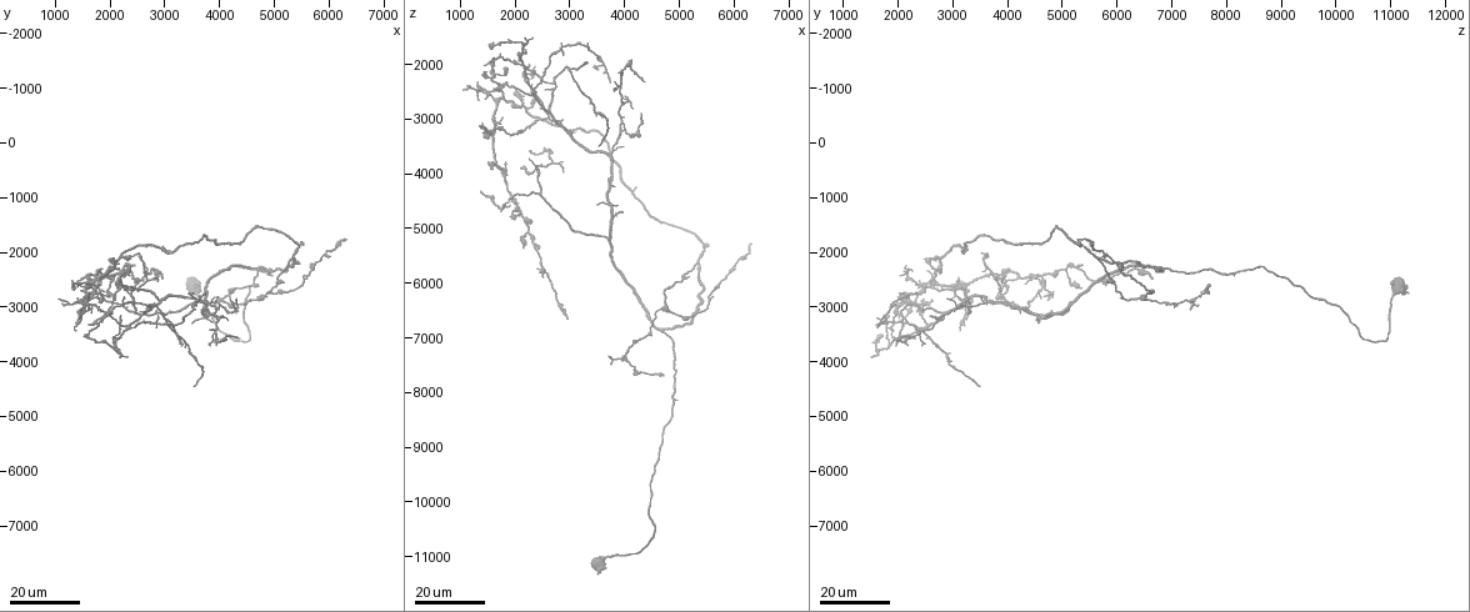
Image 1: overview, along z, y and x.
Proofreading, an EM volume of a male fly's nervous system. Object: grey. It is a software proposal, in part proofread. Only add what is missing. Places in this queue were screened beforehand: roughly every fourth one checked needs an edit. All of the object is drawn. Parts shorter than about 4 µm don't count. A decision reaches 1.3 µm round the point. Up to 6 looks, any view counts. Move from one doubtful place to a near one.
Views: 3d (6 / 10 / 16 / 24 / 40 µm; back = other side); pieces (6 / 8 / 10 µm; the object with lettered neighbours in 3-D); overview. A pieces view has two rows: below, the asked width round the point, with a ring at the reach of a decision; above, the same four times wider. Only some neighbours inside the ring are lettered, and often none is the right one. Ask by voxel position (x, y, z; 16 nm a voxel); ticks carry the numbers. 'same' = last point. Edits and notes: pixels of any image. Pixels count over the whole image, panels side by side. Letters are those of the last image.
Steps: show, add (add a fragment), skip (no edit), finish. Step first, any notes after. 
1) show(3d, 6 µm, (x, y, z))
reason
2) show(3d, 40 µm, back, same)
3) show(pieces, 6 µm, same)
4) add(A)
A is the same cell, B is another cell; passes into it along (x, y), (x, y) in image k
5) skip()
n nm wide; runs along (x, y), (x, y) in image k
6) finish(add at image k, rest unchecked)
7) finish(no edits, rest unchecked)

show(3d, 24 µm, (3350, 3700, 1950))
branch stops here

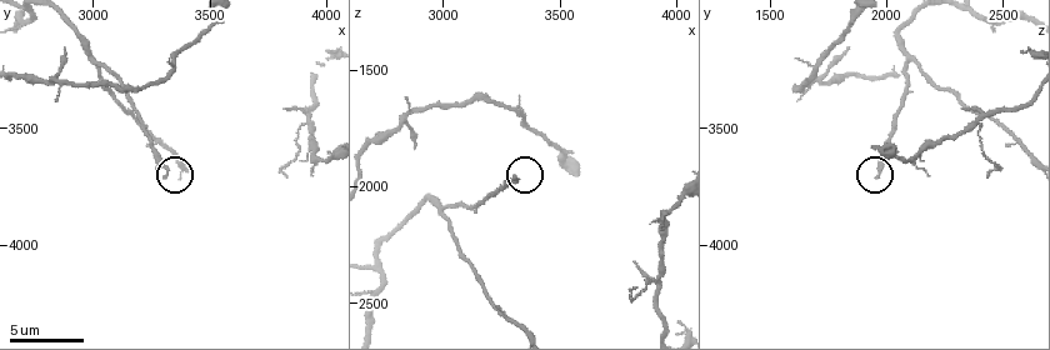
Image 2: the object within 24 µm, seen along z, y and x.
show(pieces, 8 µm, (3320, 3700, 1960))

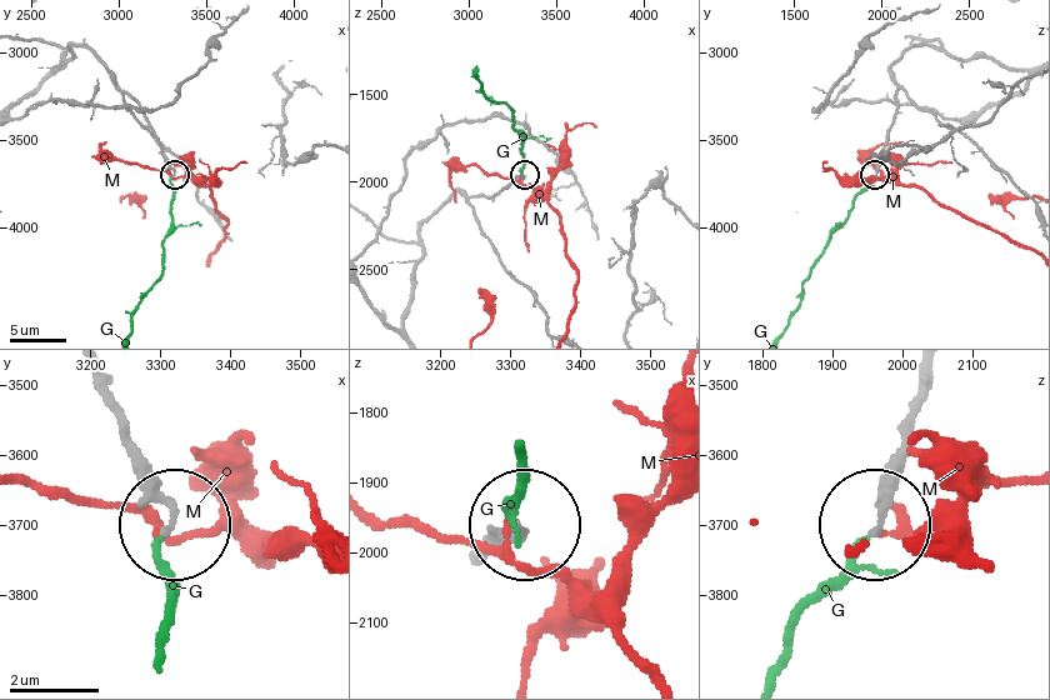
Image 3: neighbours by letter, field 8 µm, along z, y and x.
add(G)
G is the same cell, M is another cell; passes into it along (158, 146), (173, 170), (170, 226), (160, 274), (131, 328) in image 3; it goes on there

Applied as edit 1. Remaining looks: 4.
show(overview)

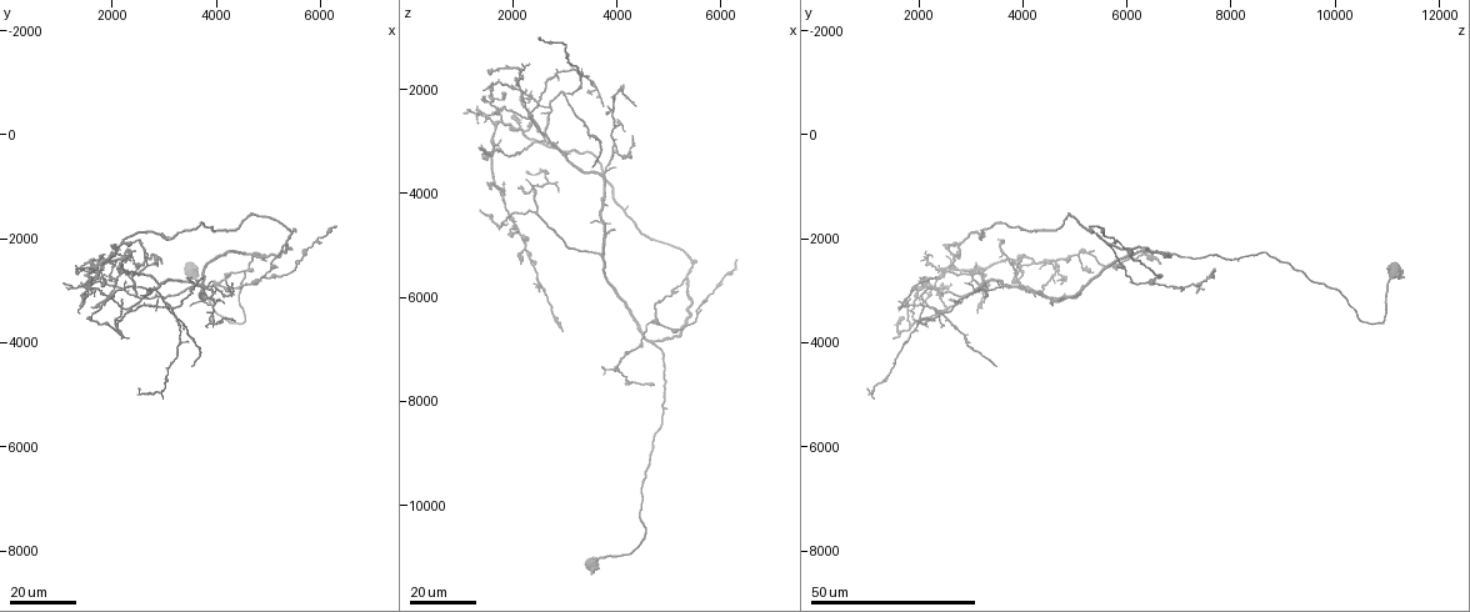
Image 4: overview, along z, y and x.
show(3d, 16 µm, (1500, 3550, 1700))
end of a long branch

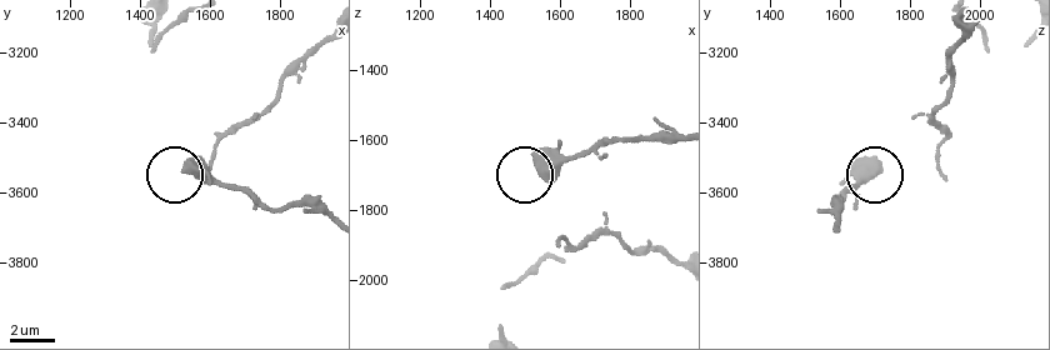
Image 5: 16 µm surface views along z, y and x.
show(3d, 6 µm, (1530, 3520, 1670))

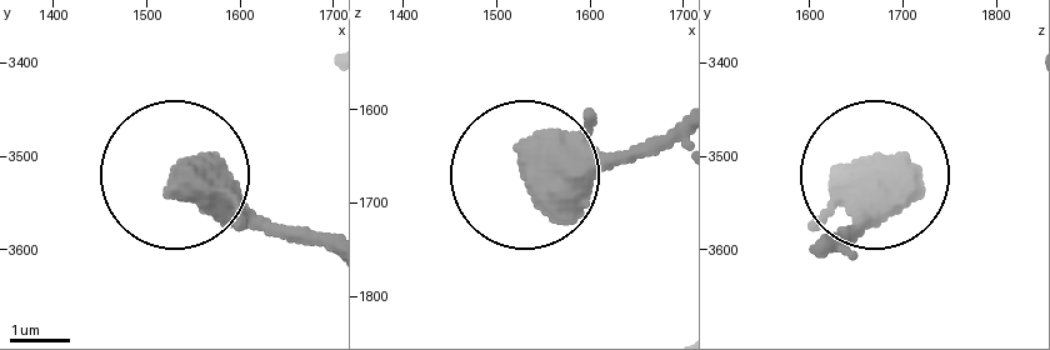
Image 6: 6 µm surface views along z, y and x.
show(pieces, 6 µm, (1535, 3525, 1665))

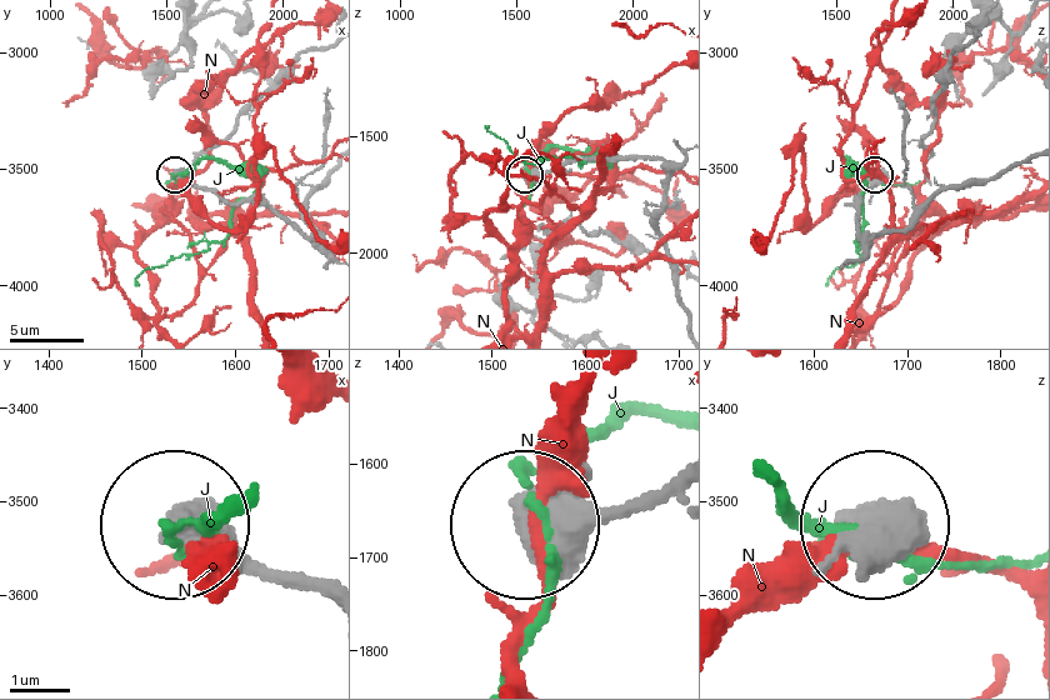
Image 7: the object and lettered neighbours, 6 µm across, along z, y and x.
skip()
J and N are other cells; runs along (676, 493), (533, 523) in image 7; no lettered fragment goes on from it

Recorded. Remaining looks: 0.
finish(add at image 3, rest unchecked)

